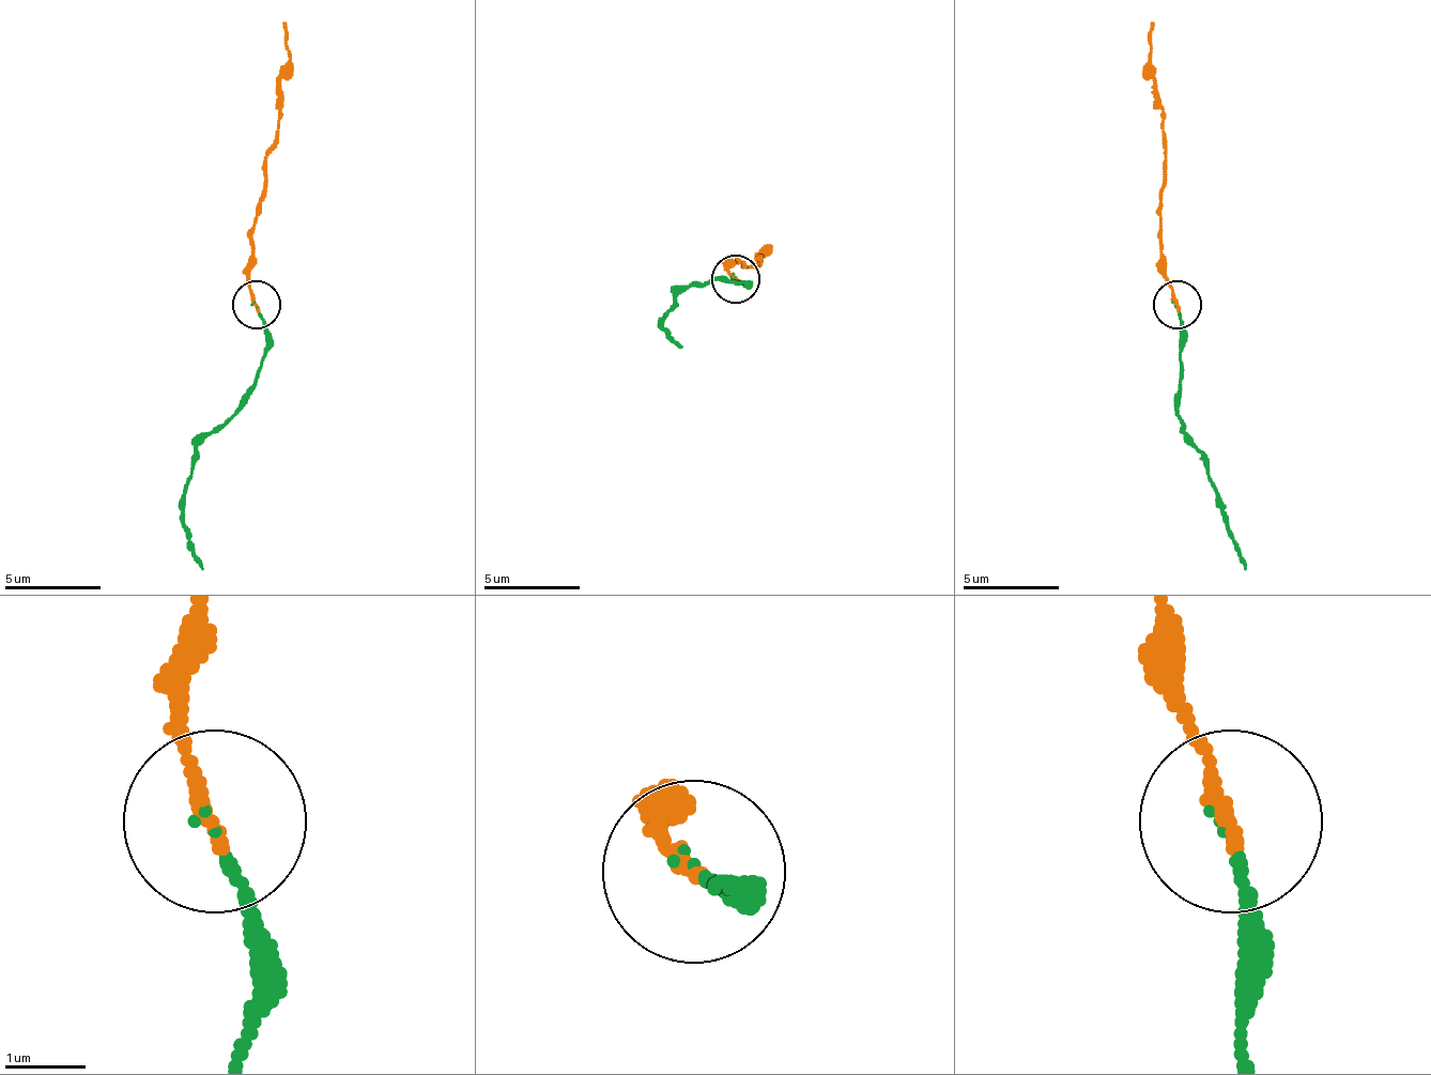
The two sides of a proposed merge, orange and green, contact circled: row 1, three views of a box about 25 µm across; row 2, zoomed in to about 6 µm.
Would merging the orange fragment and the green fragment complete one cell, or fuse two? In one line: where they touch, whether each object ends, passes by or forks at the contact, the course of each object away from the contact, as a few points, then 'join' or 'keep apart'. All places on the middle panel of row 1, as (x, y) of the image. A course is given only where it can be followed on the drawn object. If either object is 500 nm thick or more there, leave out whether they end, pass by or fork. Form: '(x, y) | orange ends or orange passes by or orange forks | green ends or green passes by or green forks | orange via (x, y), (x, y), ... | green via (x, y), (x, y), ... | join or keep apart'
(736, 279) | orange ends | green ends | orange via (735, 280), (729, 261), (758, 265), (758, 256), (768, 251), (764, 256) | green via (735, 280), (691, 285), (676, 300), (662, 319), (666, 333), (681, 348) | join

